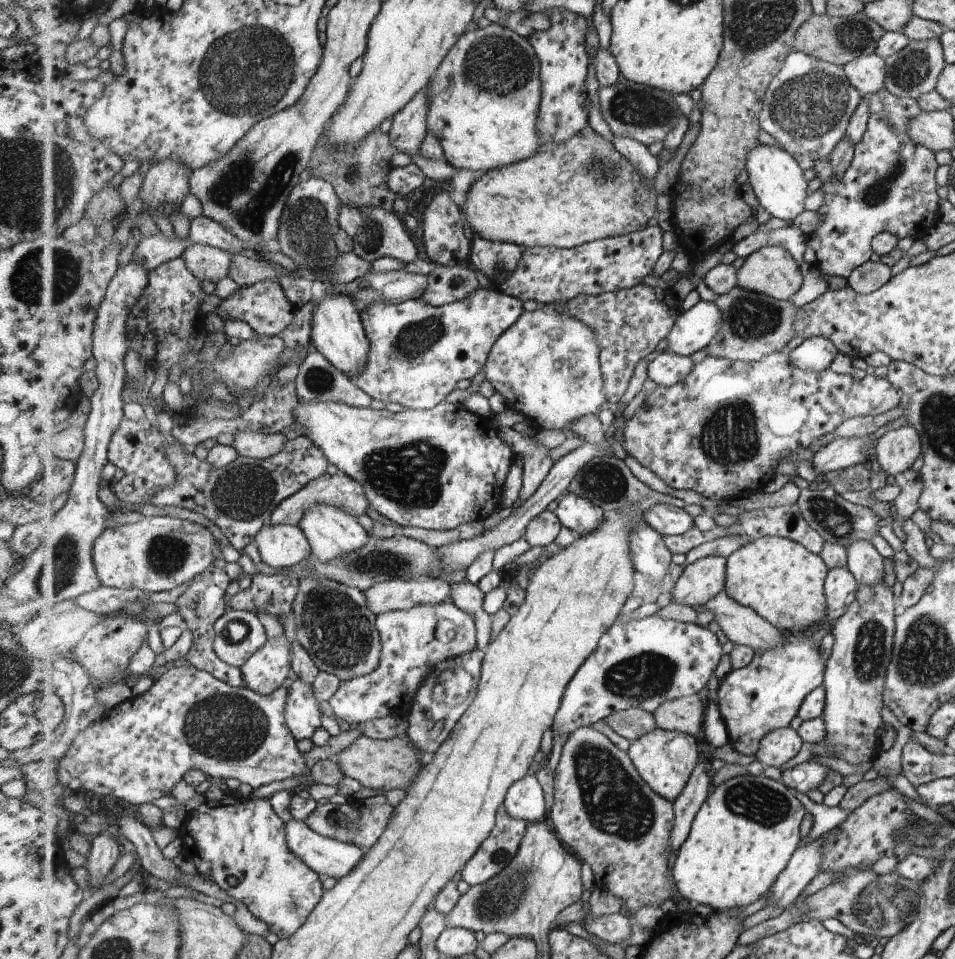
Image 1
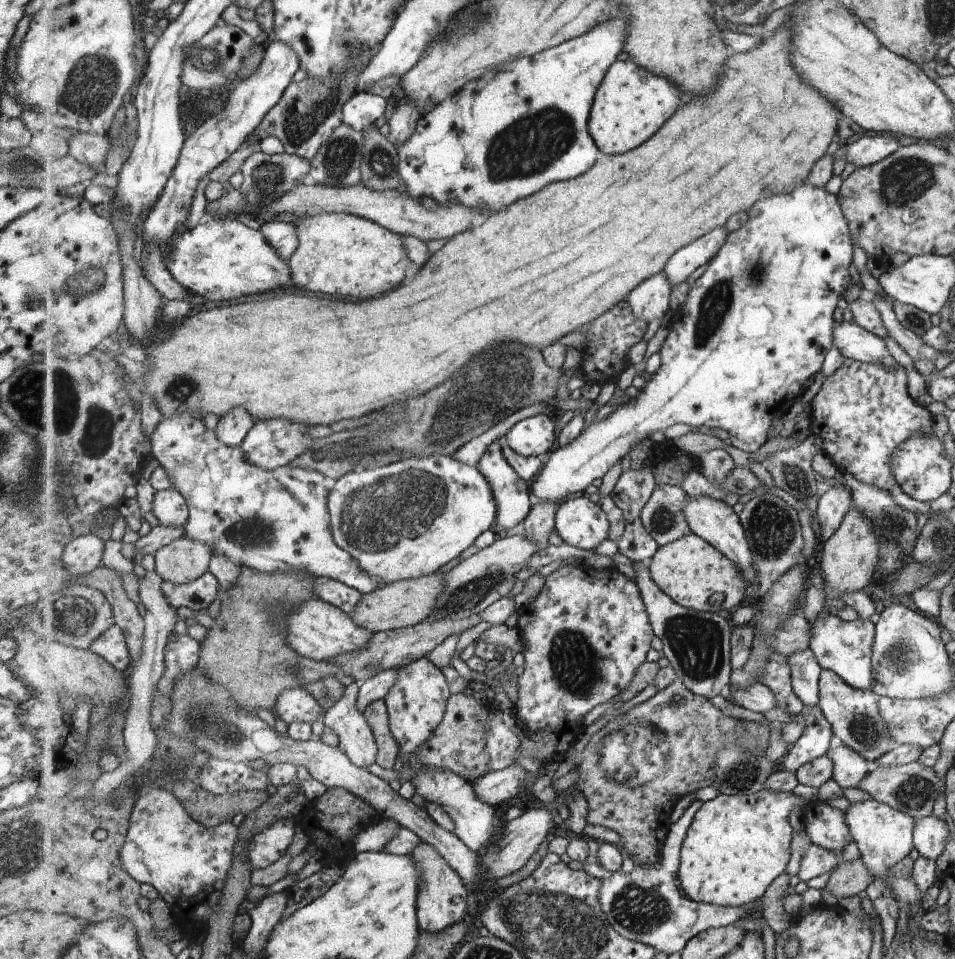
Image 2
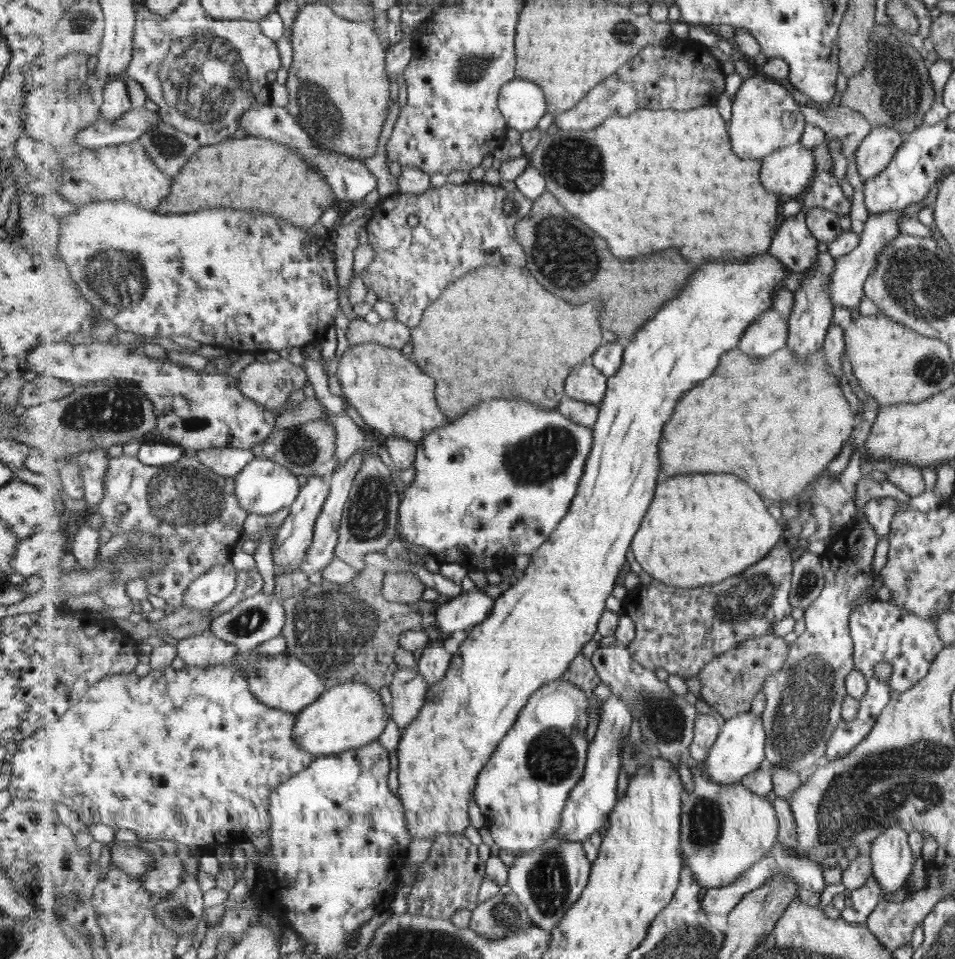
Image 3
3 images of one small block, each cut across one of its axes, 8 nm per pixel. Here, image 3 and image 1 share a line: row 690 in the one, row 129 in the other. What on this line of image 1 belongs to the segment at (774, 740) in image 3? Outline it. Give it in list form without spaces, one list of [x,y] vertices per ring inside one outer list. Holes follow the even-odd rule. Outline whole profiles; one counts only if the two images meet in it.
[[[794,50],[767,90],[760,124],[762,130],[787,150],[803,170],[814,169],[817,162],[827,168],[863,99],[843,66]]]

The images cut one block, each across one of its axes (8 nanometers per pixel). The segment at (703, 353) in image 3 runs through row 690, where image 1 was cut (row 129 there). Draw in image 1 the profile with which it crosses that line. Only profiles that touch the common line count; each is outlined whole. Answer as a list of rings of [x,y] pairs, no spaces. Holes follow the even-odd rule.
[[[501,24],[467,32],[450,51],[430,81],[429,132],[441,140],[446,161],[457,169],[465,168],[483,174],[486,171],[527,160],[540,151],[539,112],[543,106],[542,65],[527,37],[521,38]]]

